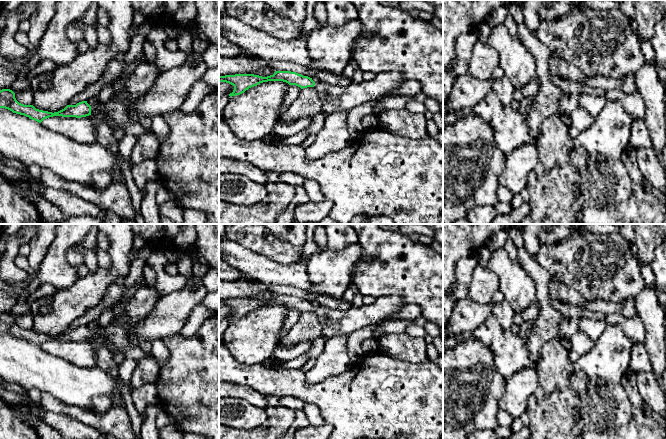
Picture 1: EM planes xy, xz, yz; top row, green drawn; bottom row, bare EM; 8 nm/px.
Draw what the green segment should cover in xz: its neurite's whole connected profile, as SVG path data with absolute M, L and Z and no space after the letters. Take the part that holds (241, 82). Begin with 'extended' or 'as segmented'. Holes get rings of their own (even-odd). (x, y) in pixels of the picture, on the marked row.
extended; M275 71L273 75L262 77L254 74L219 76L219 82L234 86L230 97L240 95L251 87L268 81L283 81L301 89L314 87L318 91L325 116L339 111L350 111L366 102L374 101L389 94L396 94L404 83L400 72L376 74L375 78L346 86L314 82L312 78L291 71Z

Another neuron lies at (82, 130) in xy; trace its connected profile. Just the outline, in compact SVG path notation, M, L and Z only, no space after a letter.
M53 116L44 119L41 124L77 143L97 142L96 128L90 116L81 118Z

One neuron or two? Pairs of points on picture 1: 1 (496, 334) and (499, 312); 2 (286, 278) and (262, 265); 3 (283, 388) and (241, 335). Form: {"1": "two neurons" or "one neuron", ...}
{"1": "two neurons", "2": "one neuron", "3": "two neurons"}

